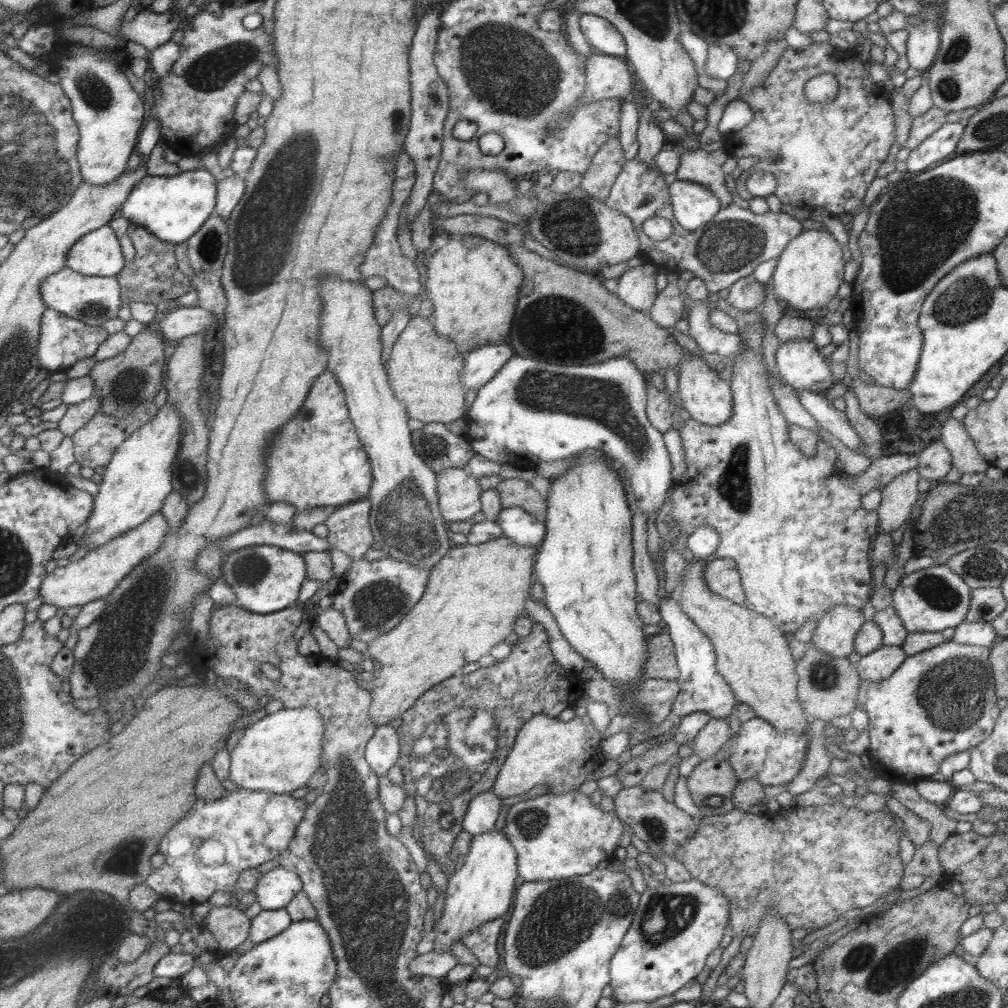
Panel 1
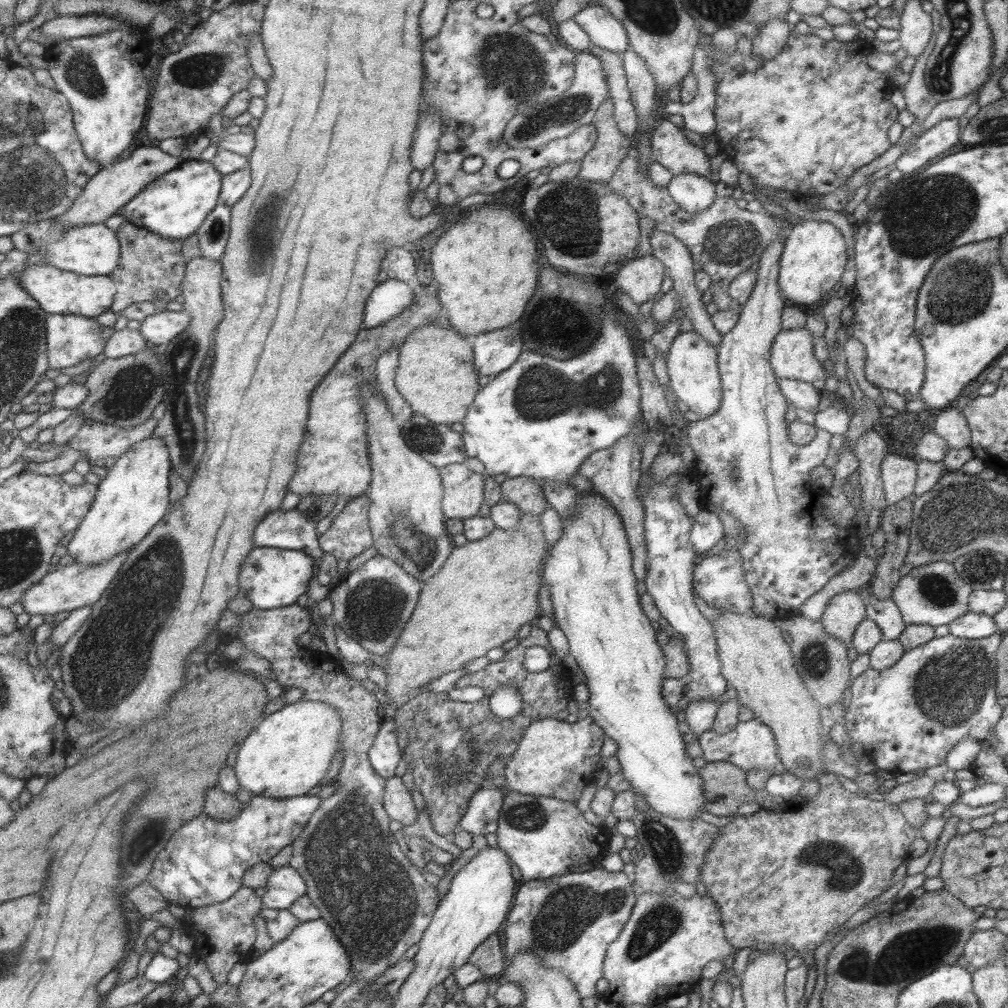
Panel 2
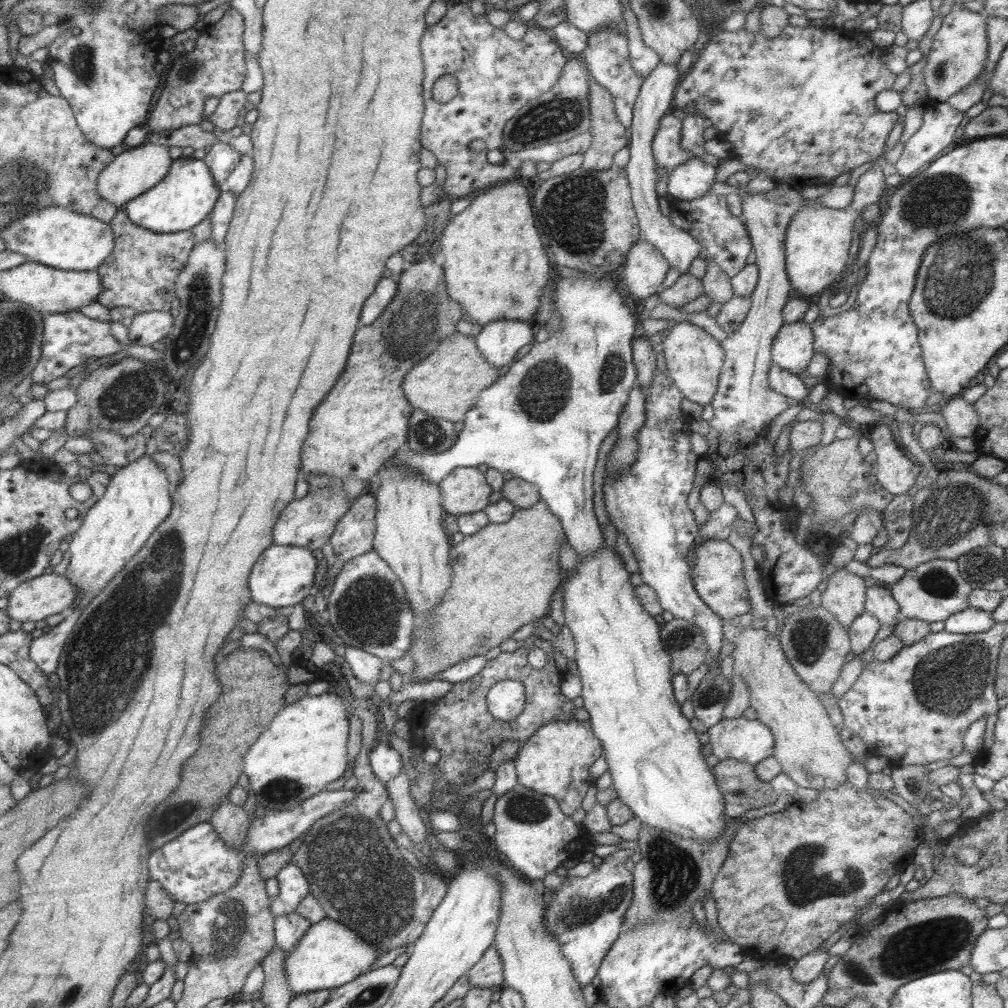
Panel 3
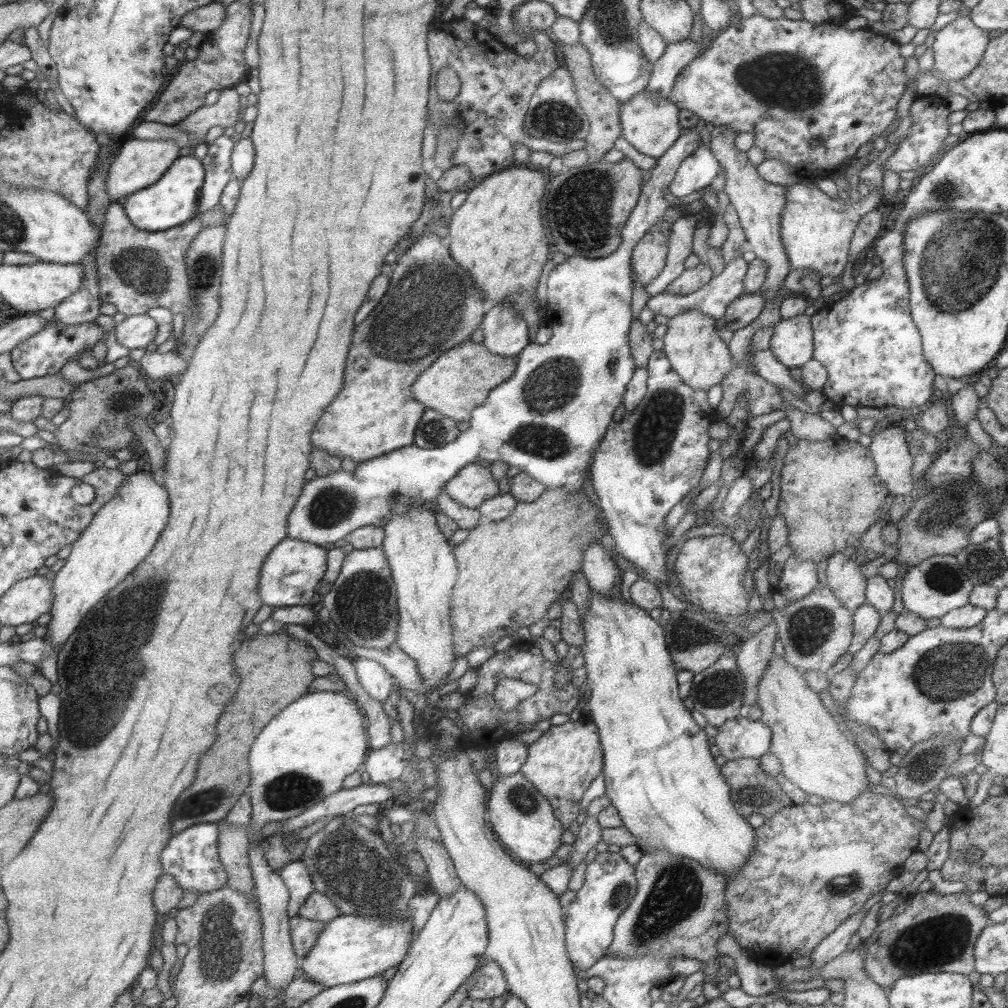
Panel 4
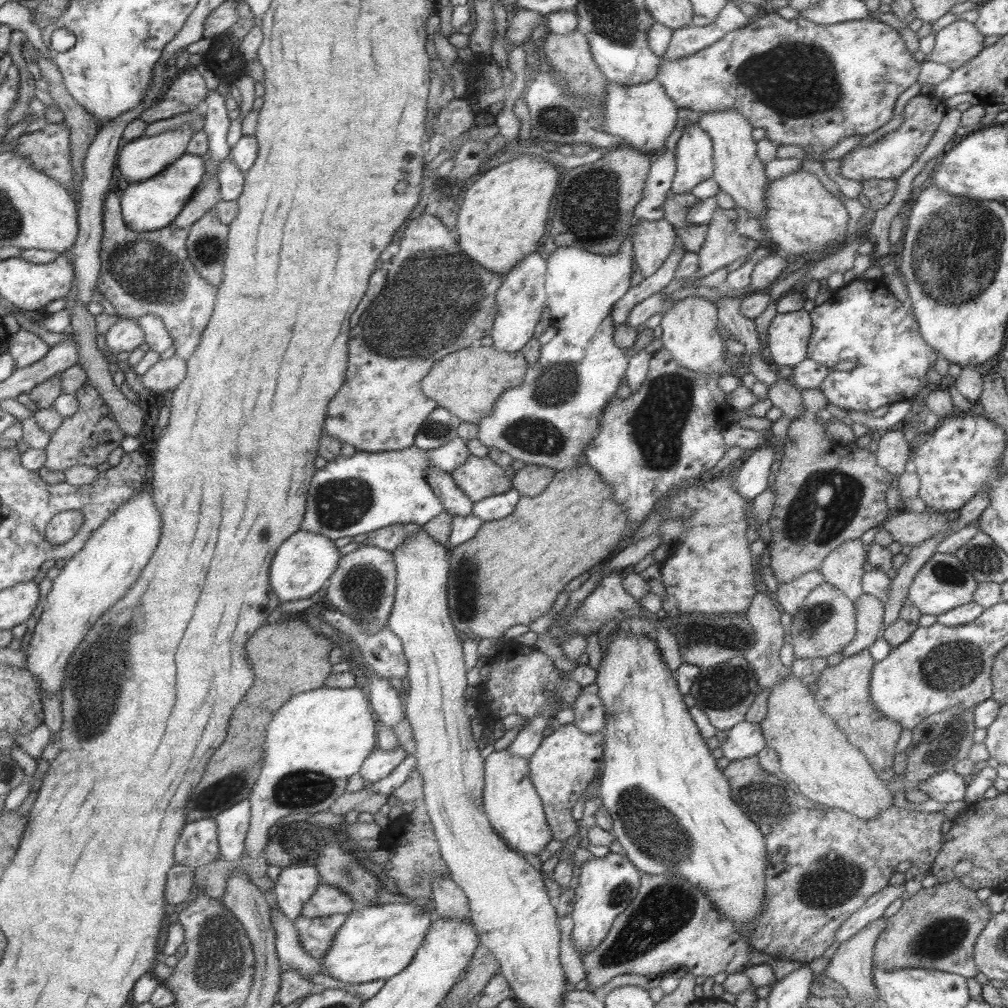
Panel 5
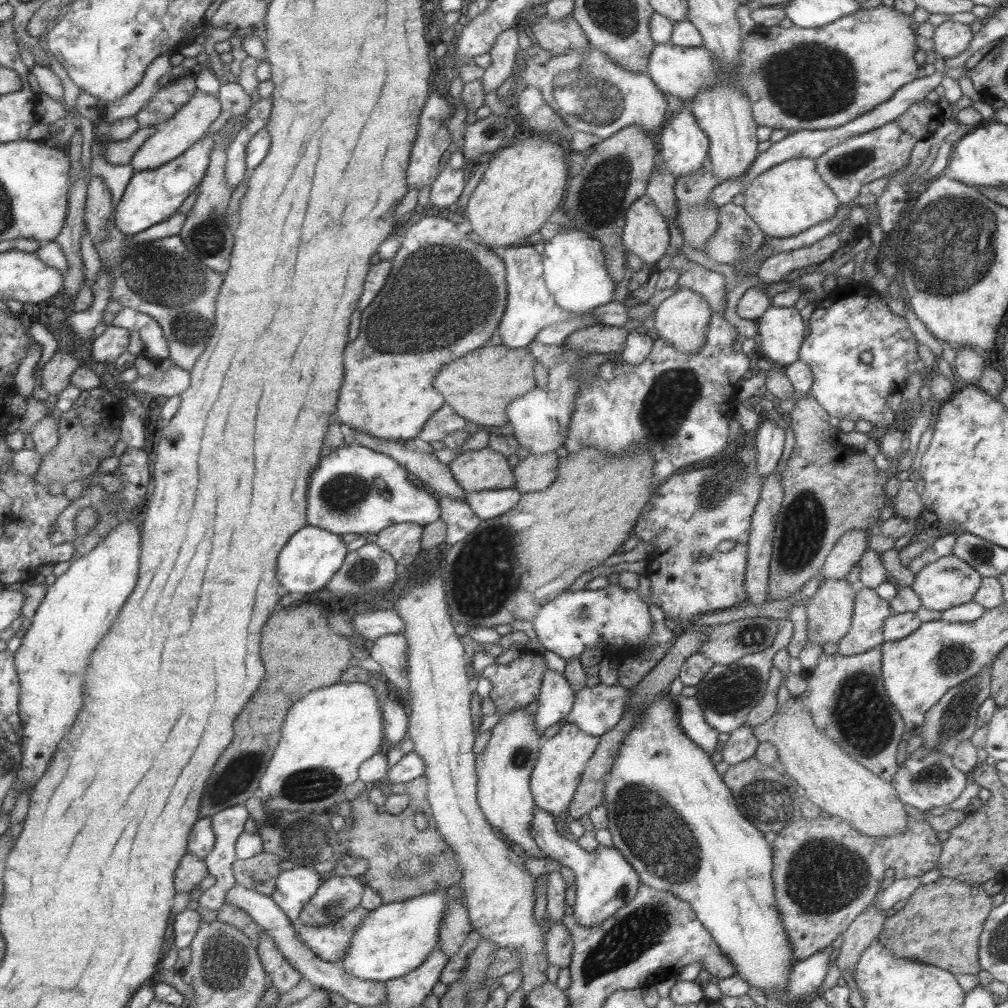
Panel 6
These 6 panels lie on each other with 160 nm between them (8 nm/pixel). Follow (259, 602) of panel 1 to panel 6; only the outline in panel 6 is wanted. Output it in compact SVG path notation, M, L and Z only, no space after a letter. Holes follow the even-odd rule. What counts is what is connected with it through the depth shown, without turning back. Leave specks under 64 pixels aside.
M315 526L297 530L279 551L276 575L282 592L290 592L297 598L305 592L319 592L342 565L347 552L346 544L337 534L331 534Z

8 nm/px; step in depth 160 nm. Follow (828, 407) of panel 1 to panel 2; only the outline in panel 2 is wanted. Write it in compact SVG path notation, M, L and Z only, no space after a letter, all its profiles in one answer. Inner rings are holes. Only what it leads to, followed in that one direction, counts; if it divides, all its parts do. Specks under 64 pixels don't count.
M778 378L776 383L781 395L795 409L803 409L813 414L818 412L817 406L820 401L820 391L815 389L813 385L786 378Z

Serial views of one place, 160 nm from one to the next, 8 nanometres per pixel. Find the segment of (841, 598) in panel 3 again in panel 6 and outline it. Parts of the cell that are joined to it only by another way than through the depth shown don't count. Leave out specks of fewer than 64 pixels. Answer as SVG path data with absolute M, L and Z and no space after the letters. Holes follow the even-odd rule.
M847 530L829 551L819 572L824 579L844 580L852 566L858 564L861 555L868 549L869 534L864 530Z

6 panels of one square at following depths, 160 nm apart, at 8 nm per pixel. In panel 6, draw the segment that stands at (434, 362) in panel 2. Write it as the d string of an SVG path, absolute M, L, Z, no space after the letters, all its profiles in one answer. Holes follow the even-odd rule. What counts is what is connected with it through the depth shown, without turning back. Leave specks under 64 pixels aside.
M485 344L445 364L433 378L433 390L441 394L444 405L449 406L466 422L503 430L507 424L507 405L529 393L535 386L533 366L535 359L527 345L510 349L503 345Z

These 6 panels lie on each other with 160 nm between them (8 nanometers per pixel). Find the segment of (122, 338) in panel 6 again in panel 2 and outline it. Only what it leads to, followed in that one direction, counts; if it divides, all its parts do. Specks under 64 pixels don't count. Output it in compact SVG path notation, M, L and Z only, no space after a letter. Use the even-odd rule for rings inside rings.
M165 309L145 317L140 322L138 331L150 346L155 347L158 344L165 345L173 336L187 327L189 321L189 315L185 311Z

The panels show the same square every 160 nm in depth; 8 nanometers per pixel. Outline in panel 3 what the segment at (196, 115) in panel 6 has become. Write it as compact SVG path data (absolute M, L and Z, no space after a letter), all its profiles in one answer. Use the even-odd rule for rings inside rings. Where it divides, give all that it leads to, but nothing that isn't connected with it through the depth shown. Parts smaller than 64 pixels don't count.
M143 142L136 147L129 147L128 150L114 156L113 160L99 173L96 182L97 196L107 204L122 208L133 198L161 182L172 161L168 146L165 145Z

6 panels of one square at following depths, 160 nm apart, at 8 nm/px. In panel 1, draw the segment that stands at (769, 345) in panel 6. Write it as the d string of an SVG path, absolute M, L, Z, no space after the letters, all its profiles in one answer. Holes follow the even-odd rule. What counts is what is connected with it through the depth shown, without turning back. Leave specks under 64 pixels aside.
M791 339L778 343L775 362L782 382L796 390L823 393L835 381L827 360L809 339Z

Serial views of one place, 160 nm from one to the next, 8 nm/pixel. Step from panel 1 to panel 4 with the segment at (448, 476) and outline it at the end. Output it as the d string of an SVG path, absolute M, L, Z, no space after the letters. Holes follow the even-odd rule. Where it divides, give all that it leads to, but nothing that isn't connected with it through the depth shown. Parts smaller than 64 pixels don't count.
M471 463L446 482L444 491L455 502L476 509L481 502L495 496L499 488L488 468Z

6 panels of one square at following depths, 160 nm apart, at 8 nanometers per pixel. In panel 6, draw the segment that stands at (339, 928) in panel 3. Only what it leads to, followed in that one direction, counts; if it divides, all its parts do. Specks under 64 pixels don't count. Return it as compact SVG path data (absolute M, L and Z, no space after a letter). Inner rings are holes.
M449 886L404 902L381 904L375 910L367 910L361 925L355 927L345 957L339 964L347 974L355 978L382 983L415 970L438 944L439 923L449 899L462 900L459 886Z

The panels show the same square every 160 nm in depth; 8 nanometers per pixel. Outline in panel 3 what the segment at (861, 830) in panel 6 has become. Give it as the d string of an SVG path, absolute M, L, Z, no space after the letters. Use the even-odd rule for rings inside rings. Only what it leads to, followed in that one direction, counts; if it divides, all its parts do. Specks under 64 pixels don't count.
M751 626L739 627L737 634L732 642L731 670L733 675L743 678L749 687L750 707L755 710L756 719L773 733L772 755L780 764L782 772L801 788L816 791L837 788L847 781L846 770L852 760L825 707L795 674L777 636L767 635L765 627Z

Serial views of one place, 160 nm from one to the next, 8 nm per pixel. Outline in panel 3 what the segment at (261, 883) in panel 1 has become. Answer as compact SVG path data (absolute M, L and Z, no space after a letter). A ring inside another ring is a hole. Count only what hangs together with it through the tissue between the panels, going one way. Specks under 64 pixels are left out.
M292 862L284 864L275 876L279 894L270 900L269 911L273 917L293 913L299 902L309 895L309 886L305 875Z

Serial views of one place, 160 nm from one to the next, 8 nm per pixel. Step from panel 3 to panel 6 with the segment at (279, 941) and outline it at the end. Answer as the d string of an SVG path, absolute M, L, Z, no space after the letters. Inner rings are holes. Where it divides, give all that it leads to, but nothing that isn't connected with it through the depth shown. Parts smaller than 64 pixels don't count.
M359 906L329 925L311 927L299 925L299 922L296 922L296 932L299 940L317 958L324 962L339 964L345 957L345 951L349 947L349 939L353 937L355 927L361 925L365 915L367 915L367 910Z

